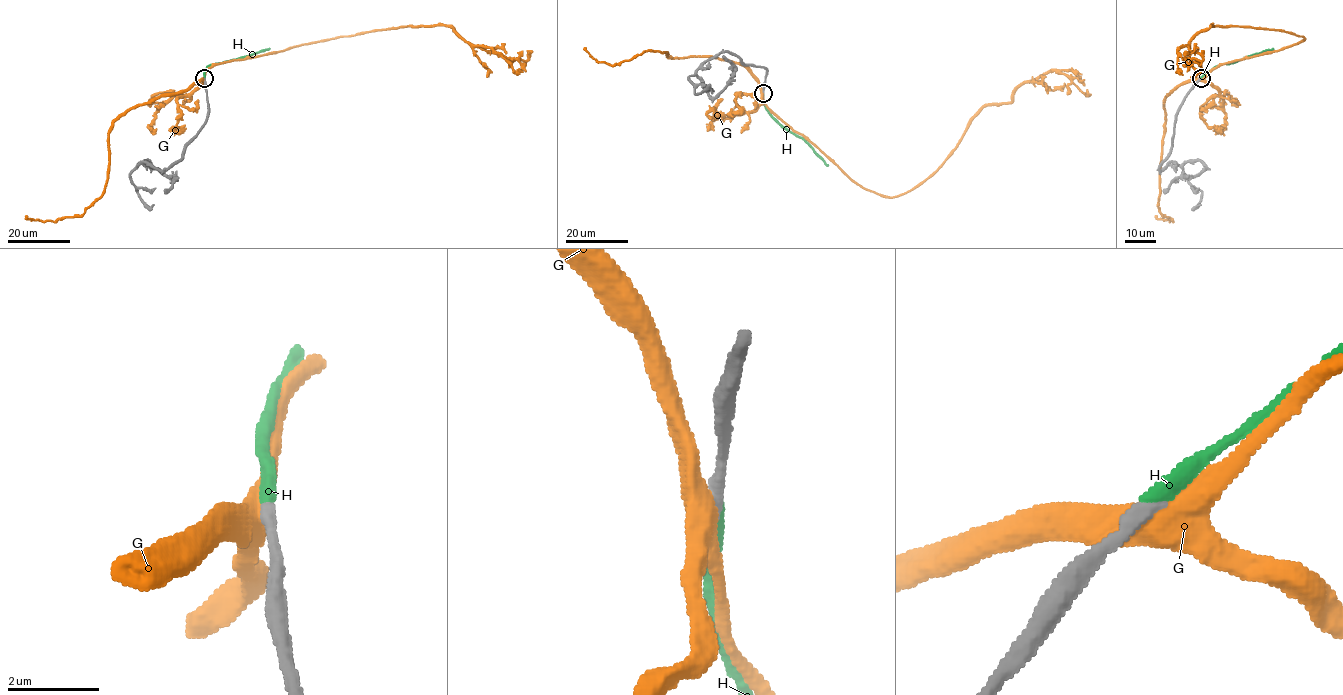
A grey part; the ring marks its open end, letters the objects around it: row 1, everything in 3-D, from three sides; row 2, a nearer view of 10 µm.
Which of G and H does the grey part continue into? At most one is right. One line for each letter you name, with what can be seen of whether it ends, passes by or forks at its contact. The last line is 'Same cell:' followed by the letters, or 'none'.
H: it ends there
Same cell: H

